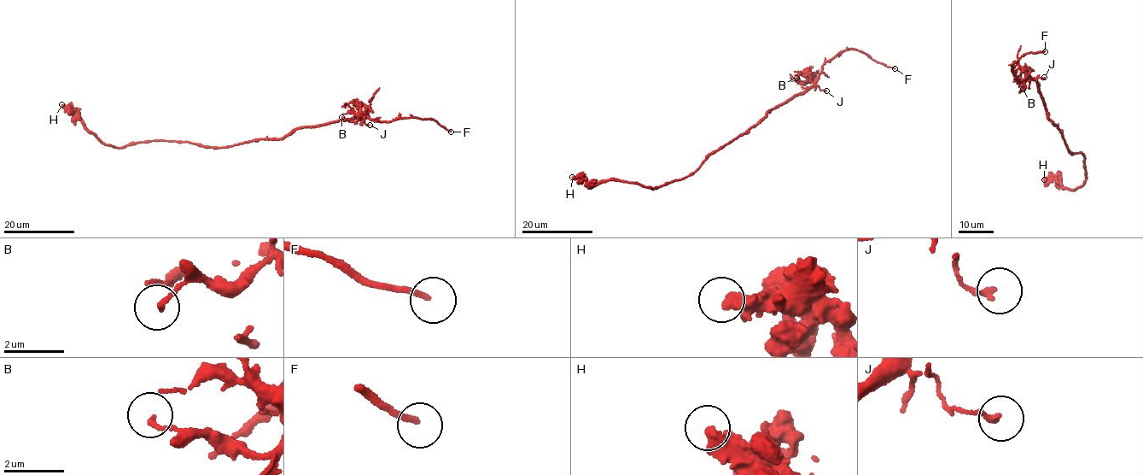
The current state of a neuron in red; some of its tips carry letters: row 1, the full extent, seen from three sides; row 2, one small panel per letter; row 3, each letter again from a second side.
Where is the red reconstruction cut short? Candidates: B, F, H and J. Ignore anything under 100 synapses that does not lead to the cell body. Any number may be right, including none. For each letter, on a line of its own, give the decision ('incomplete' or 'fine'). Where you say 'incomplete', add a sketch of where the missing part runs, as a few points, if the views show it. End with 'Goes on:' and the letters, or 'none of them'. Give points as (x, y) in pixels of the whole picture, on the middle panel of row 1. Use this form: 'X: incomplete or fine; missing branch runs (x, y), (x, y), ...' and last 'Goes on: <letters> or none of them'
B: fine
F: incomplete
H: fine
J: fine
Goes on: F

